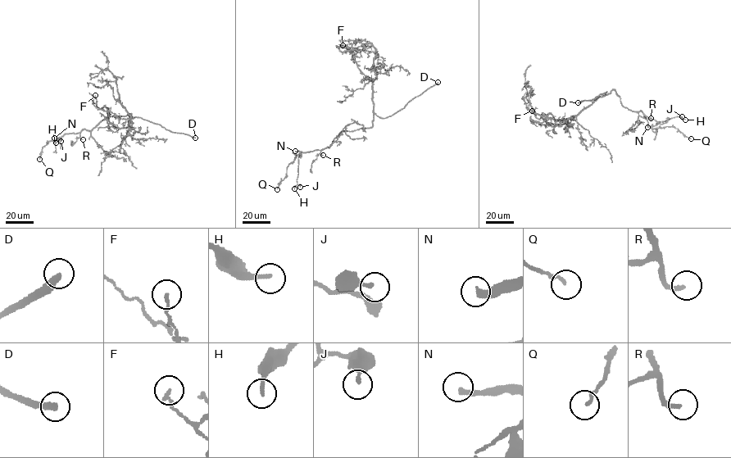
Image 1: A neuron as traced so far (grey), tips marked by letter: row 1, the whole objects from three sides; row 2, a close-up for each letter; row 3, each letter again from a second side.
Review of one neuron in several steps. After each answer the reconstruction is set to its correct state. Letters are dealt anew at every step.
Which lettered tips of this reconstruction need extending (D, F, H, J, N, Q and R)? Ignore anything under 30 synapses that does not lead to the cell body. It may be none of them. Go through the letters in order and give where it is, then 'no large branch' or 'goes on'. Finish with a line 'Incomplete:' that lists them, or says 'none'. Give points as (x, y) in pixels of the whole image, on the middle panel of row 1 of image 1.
D: place (438, 82); goes on
F: place (342, 45); no large branch
H: place (294, 188); no large branch
J: place (300, 187); no large branch
N: place (295, 151); goes on
Q: place (277, 189); no large branch
R: place (323, 155); goes on
Incomplete: D, N, R

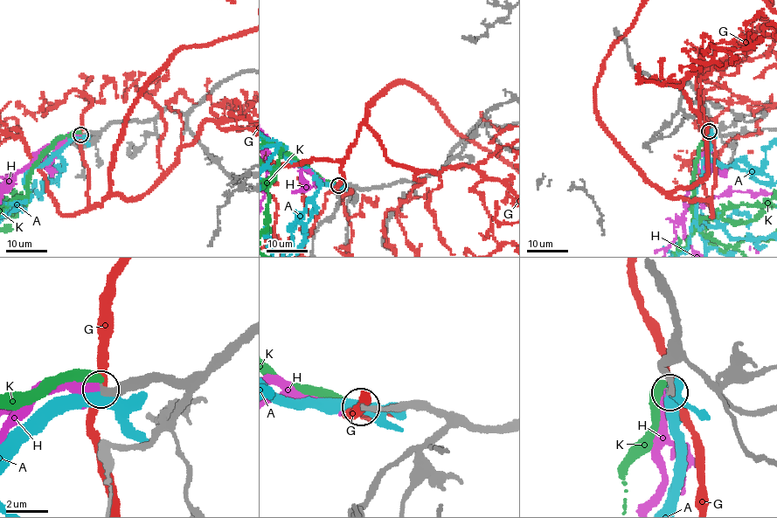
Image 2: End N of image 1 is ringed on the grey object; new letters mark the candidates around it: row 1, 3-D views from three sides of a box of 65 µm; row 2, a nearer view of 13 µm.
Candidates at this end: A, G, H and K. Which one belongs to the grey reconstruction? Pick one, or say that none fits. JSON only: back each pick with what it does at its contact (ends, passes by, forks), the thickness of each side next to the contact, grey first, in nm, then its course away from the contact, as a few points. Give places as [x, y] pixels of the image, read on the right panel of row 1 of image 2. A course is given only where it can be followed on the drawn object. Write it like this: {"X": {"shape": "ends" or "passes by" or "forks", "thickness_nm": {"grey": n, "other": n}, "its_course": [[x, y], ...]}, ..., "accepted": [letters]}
{"H": {"shape": "passes by", "thickness_nm": {"grey": 340, "other": 300}}, "accepted": ["H"]}

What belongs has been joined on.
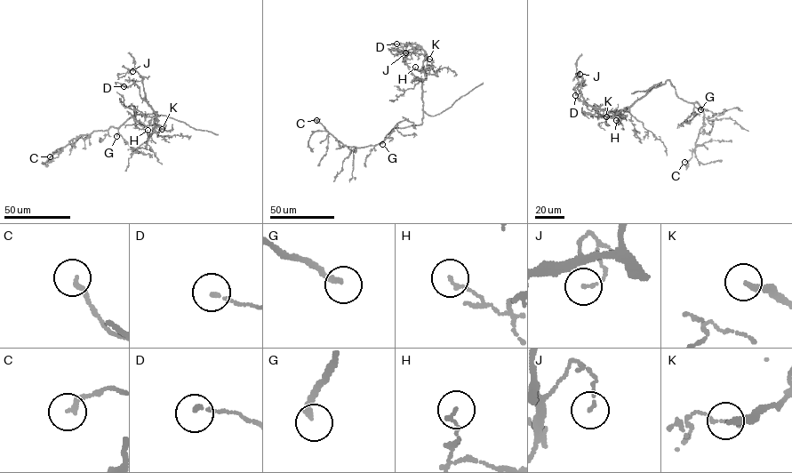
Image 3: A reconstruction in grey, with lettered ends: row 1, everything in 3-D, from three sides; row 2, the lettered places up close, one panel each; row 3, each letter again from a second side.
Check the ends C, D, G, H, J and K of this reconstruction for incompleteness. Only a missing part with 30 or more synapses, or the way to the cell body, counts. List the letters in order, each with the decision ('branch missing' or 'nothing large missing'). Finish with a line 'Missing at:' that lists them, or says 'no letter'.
C: nothing large missing
D: nothing large missing
G: branch missing
H: nothing large missing
J: nothing large missing
K: nothing large missing
Missing at: G

